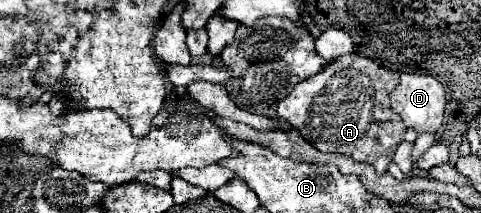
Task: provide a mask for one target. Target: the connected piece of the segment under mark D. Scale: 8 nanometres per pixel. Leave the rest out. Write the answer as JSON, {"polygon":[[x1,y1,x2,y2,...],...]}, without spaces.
{"polygon":[[402,73,398,87,390,93,390,109,418,133,440,129,444,105,444,87,430,75]]}

